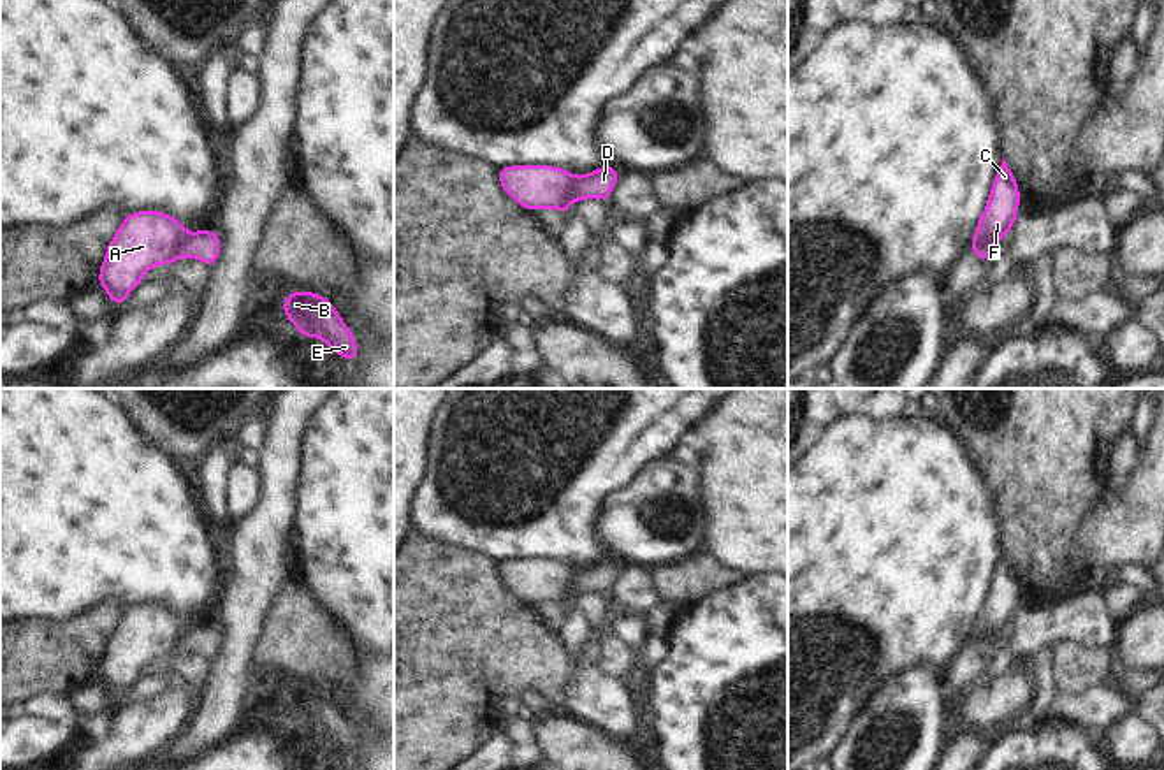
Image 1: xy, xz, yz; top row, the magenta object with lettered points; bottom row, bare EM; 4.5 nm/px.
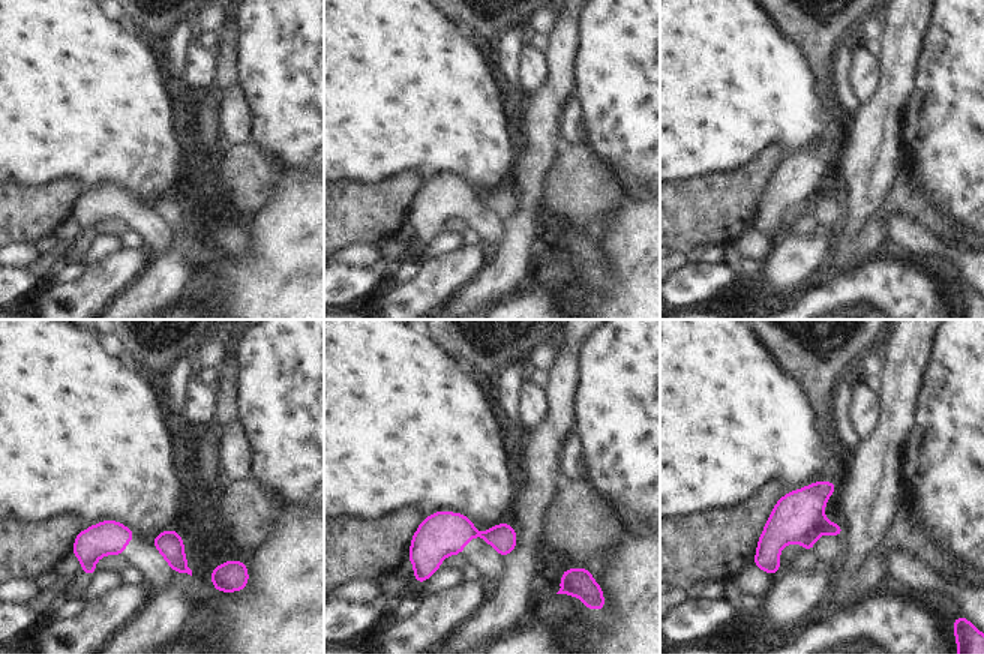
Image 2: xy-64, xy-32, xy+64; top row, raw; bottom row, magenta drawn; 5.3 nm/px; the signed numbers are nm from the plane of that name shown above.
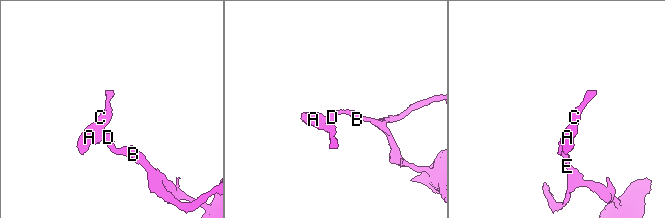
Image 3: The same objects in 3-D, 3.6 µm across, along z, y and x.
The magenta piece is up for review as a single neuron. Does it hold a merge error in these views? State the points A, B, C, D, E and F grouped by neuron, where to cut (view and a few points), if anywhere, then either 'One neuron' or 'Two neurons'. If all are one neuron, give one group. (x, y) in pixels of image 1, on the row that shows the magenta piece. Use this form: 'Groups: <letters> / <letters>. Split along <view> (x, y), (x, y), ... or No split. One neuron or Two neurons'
Groups: A C F / B D E. Split along xz (577, 178), (570, 190), (572, 201). Two neurons

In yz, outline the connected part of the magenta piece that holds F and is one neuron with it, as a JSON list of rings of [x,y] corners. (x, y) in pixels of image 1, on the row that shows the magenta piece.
[[[1002,158],[1002,165],[993,178],[986,207],[976,225],[969,248],[976,253],[981,243],[995,244],[999,239],[1006,237],[1015,225],[1020,202],[1022,197],[1016,178]]]

